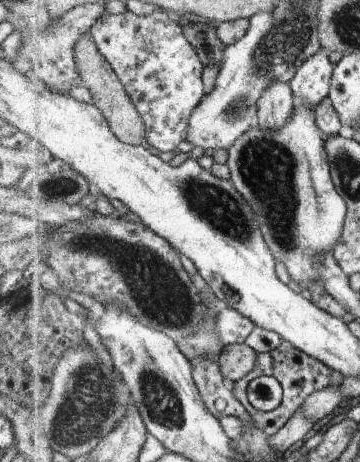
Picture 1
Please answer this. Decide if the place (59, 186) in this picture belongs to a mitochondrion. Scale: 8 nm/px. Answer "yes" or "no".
yes

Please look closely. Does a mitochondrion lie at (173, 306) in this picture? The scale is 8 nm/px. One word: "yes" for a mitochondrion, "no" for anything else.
yes

